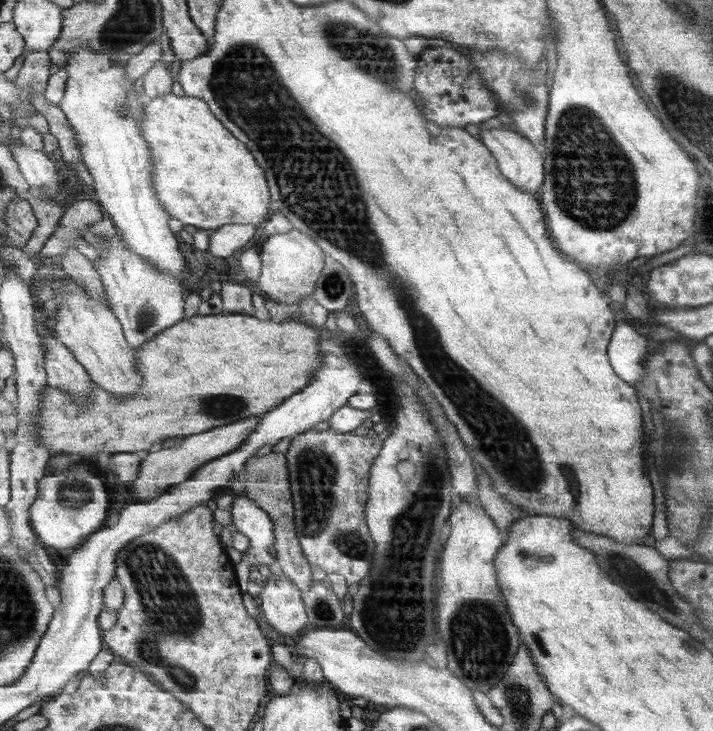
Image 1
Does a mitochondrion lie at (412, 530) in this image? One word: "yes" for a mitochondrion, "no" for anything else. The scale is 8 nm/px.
yes

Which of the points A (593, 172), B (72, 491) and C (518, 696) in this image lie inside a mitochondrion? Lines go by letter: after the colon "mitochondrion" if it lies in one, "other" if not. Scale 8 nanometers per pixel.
A: mitochondrion
B: mitochondrion
C: mitochondrion

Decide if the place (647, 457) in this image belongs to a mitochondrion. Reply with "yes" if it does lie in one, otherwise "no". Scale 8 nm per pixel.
no

